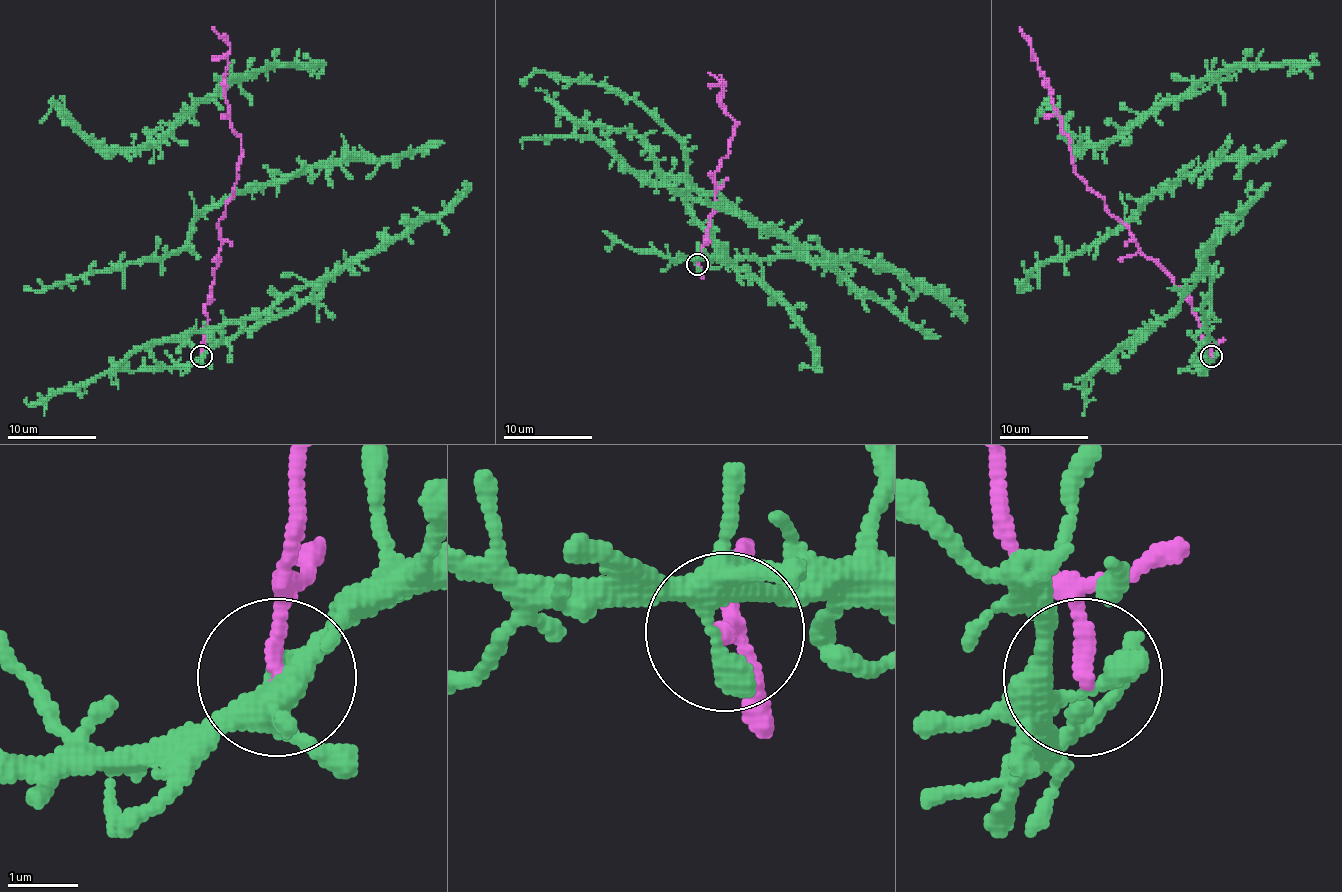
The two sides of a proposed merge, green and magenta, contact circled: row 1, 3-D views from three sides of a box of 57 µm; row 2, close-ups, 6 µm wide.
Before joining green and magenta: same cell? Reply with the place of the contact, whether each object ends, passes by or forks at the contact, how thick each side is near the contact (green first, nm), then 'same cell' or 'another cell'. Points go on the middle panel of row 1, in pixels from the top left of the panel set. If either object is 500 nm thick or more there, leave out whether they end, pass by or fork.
at (697, 264); green forks there; magenta ends there; 300 nm thick on the green side, 200 nm on the other; another cell

